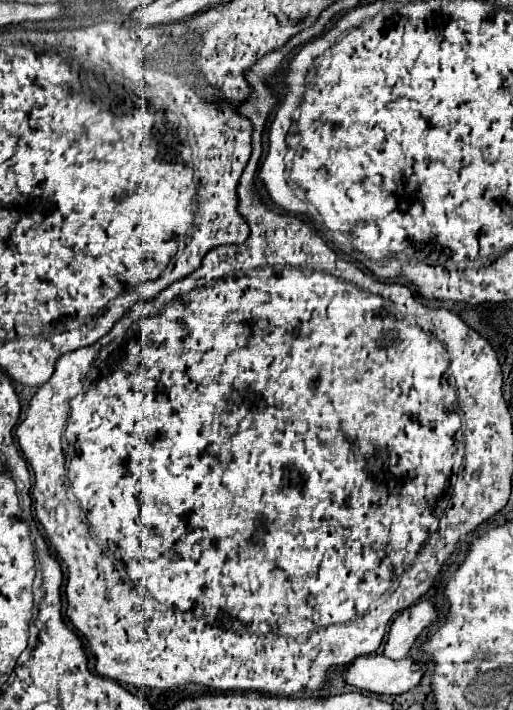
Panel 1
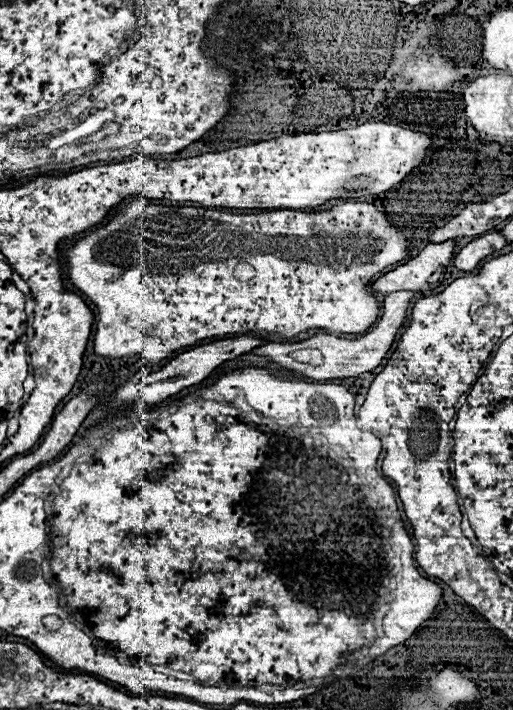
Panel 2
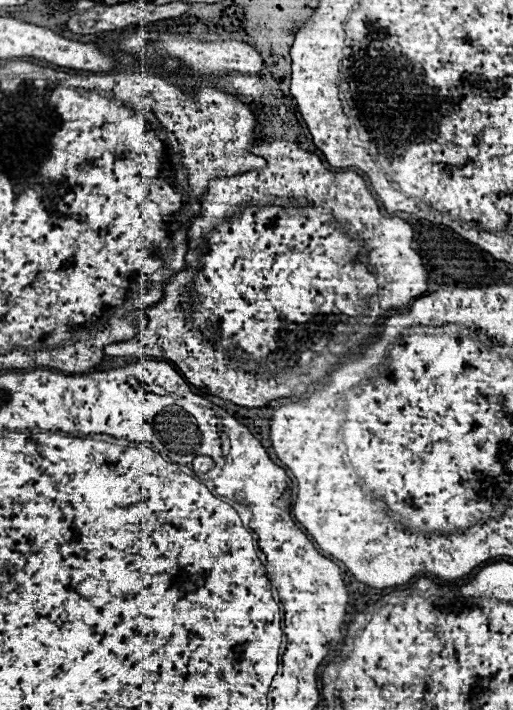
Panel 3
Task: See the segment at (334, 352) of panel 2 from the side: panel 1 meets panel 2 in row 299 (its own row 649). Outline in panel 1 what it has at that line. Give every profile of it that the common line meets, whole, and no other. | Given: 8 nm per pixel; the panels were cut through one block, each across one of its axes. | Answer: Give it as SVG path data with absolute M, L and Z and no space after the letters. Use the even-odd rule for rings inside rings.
M422 600L408 606L392 624L384 654L388 654L392 660L406 658L424 628L432 626L434 622L438 622L438 608L432 600Z

